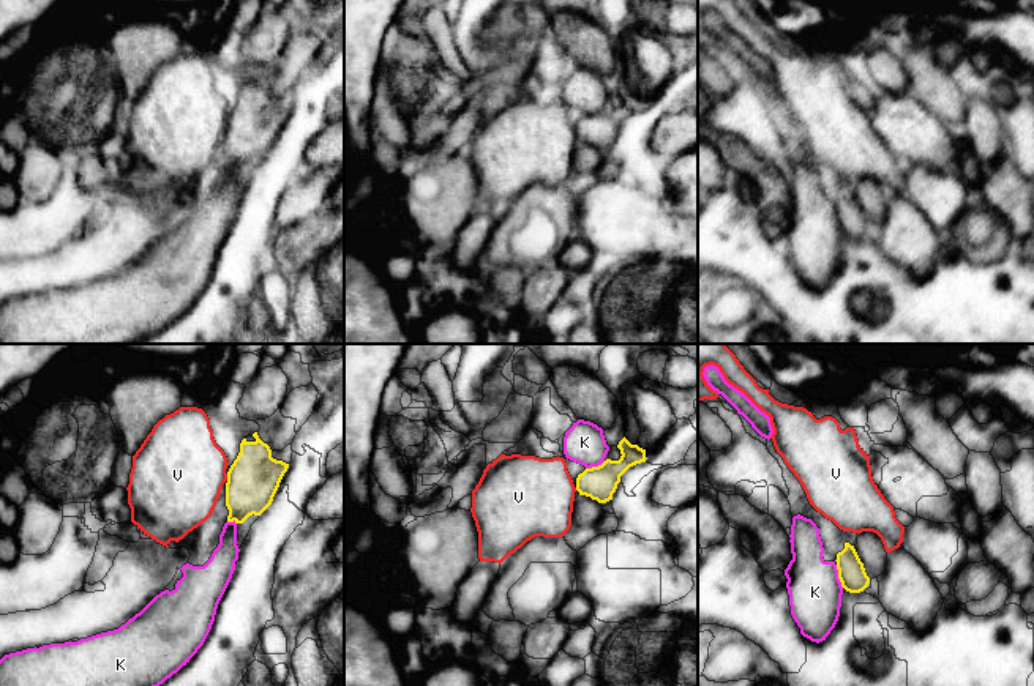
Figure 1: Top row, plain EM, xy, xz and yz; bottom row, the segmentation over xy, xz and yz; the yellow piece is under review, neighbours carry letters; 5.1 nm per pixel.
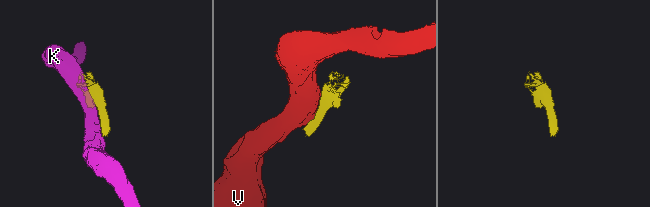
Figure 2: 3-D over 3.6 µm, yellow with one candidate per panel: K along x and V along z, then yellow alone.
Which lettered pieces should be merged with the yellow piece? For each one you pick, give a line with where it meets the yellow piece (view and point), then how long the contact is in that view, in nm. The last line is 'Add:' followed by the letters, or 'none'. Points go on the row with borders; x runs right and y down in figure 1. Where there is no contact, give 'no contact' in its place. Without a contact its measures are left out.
Add: none

